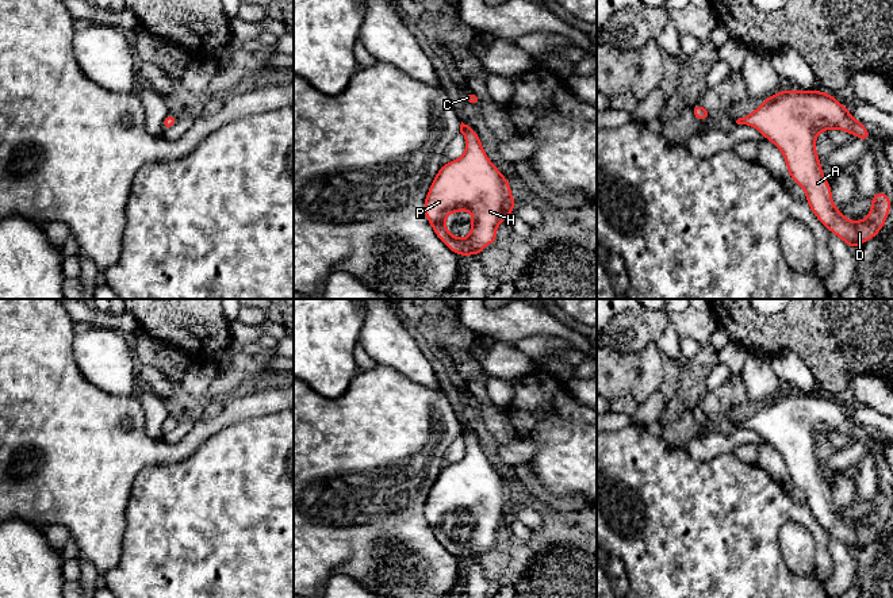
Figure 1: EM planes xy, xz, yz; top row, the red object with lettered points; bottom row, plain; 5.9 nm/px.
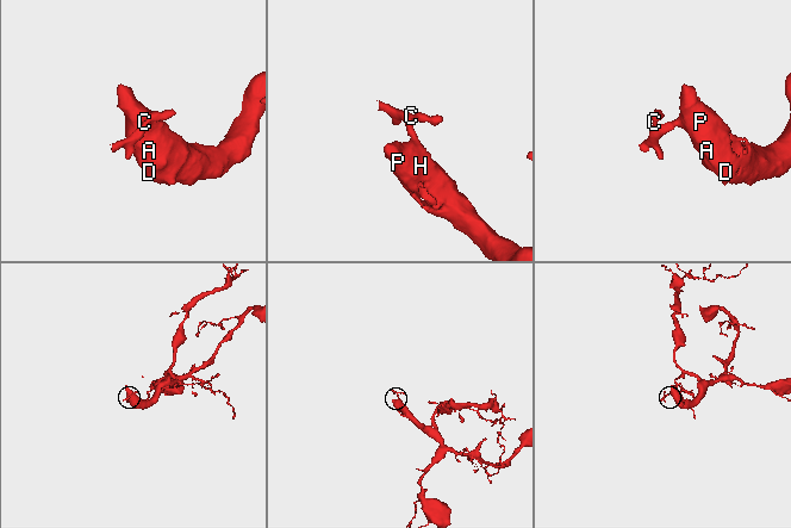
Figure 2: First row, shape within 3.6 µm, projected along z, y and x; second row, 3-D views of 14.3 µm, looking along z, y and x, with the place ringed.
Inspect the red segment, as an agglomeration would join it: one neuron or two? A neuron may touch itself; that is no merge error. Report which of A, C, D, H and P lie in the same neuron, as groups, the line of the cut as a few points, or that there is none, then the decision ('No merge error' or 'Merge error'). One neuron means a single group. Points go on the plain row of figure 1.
Groups: A C D H P. No split. No merge error

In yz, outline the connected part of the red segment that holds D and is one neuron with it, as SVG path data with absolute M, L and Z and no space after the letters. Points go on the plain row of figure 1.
M782 392L736 426L755 430L781 453L789 479L806 497L809 511L848 549L858 551L884 530L892 502L882 492L871 499L870 515L858 525L847 522L832 505L832 492L816 455L819 436L839 432L862 444L869 444L871 437L831 396Z

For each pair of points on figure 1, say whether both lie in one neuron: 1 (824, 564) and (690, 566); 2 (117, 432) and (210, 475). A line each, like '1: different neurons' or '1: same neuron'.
1: same neuron
2: different neurons

